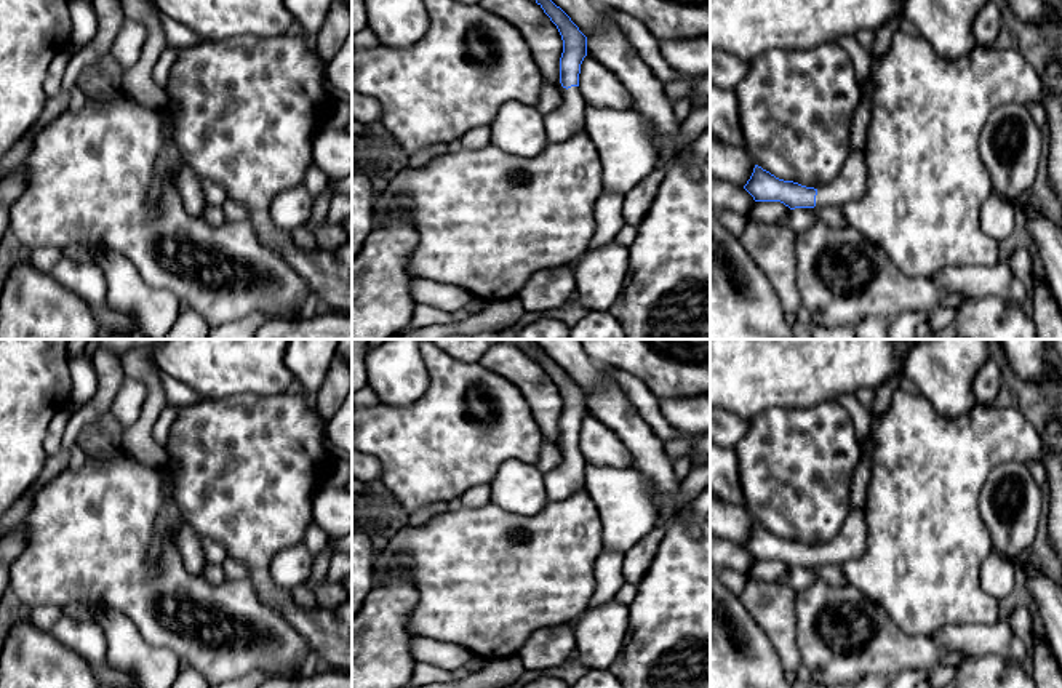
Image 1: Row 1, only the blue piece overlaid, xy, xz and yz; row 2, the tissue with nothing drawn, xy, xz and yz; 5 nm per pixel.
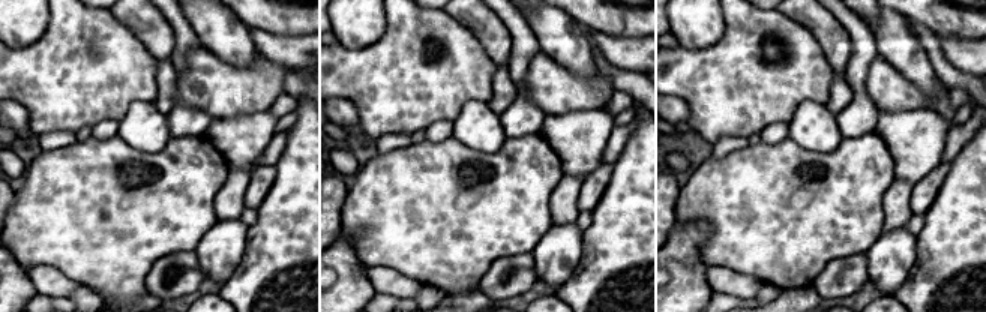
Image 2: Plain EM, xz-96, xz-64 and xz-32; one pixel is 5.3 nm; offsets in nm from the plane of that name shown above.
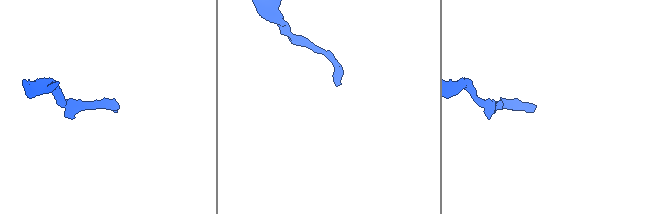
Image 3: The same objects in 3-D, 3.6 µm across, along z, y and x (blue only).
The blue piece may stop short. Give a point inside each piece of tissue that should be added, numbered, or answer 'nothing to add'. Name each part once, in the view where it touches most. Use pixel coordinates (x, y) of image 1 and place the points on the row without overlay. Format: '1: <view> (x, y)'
1: yz (850, 544)

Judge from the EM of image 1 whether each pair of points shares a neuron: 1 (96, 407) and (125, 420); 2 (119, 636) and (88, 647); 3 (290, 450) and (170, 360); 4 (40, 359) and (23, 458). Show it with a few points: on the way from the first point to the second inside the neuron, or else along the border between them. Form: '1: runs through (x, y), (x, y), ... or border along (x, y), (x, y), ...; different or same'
1: border along (127, 378), (109, 410); different
2: border along (93, 620), (106, 642), (106, 661); different
3: border along (258, 394), (237, 394), (203, 400); different
4: runs through (23, 383), (23, 434); same

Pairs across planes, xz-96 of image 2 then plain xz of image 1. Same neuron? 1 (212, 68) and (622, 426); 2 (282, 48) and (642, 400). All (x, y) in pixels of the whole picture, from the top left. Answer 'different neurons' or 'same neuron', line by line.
1: different neurons
2: different neurons

